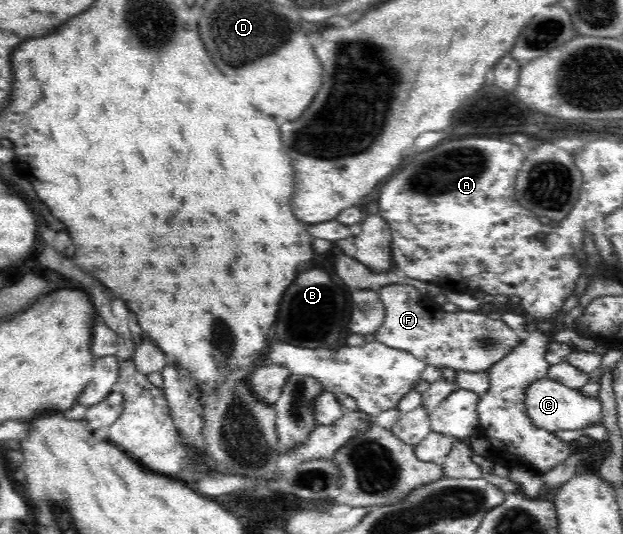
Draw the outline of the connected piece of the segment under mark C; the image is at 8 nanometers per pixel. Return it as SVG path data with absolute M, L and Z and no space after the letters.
M549 377L536 380L532 385L529 385L524 401L533 426L544 428L549 432L575 430L586 426L595 426L602 422L603 406L597 396L595 398L585 396L579 389L569 388Z

